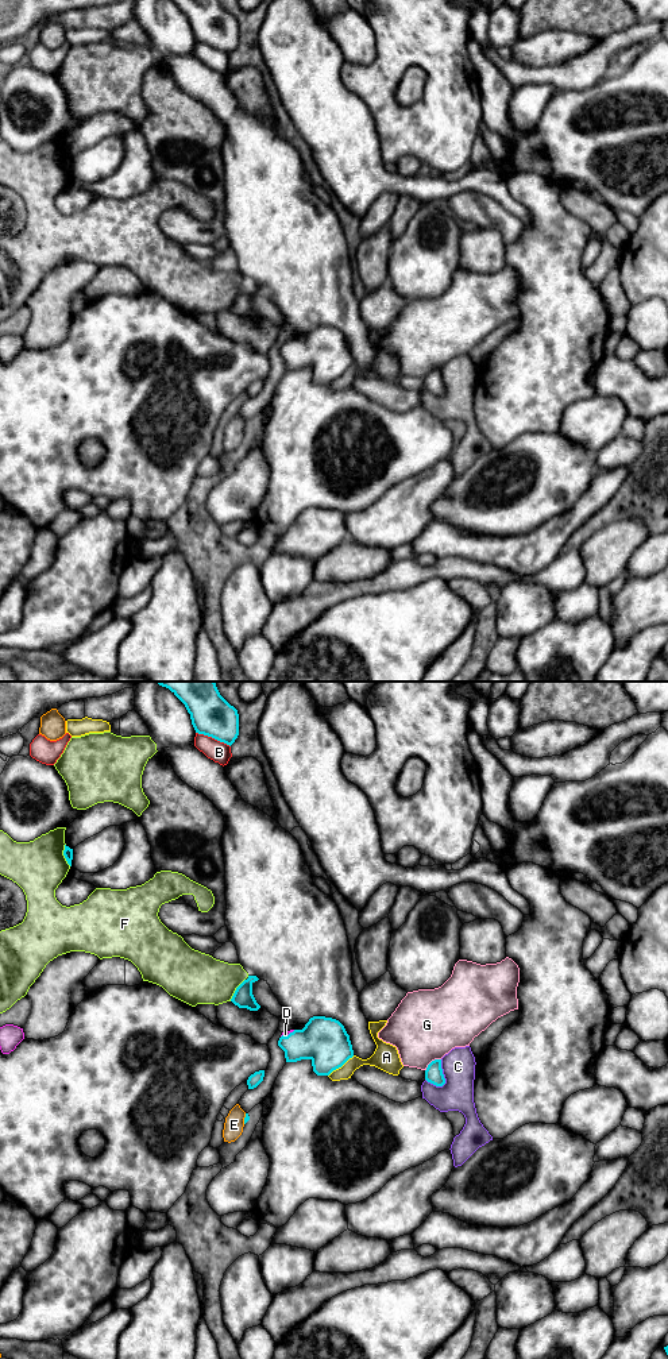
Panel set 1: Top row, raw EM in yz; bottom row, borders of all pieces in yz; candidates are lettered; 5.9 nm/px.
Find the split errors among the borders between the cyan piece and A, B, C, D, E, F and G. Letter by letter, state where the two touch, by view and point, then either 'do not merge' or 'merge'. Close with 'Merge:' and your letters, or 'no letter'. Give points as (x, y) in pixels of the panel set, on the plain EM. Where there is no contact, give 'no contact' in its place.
A: yz (340, 375) | do not merge
B: yz (213, 46) | do not merge
C: yz (443, 385) | do not merge
D: yz (289, 343) | merge
E: yz (244, 428) | do not merge
F: yz (64, 163) | do not merge
G: yz (431, 371) | do not merge
Merge: D

